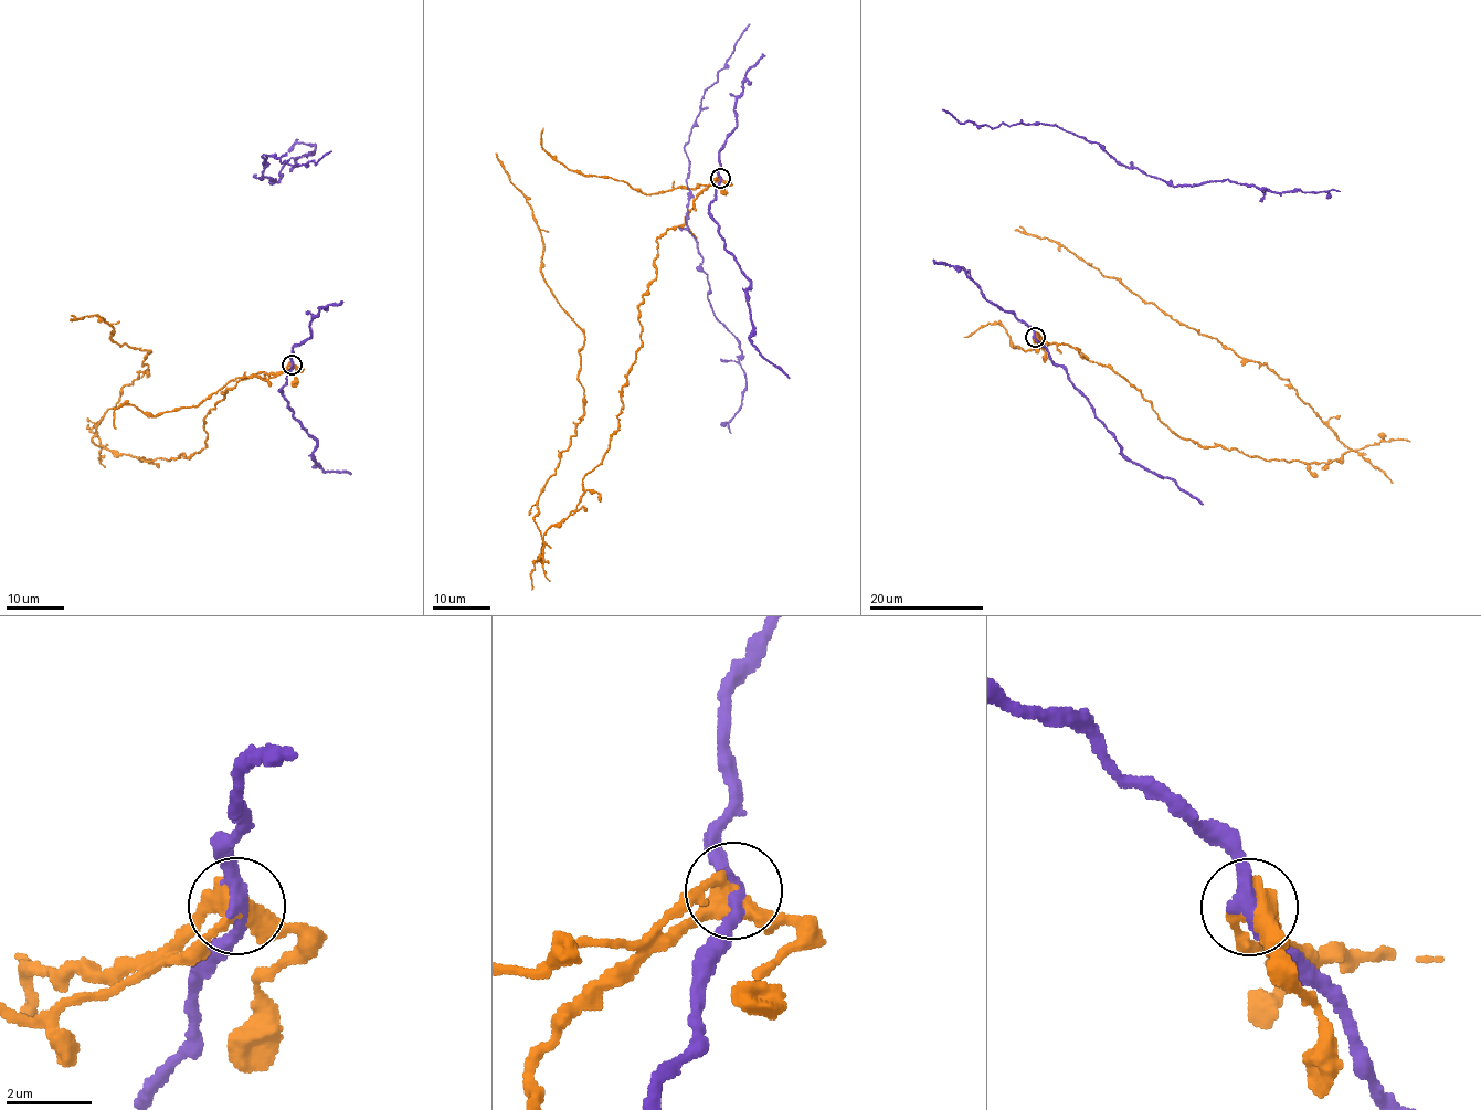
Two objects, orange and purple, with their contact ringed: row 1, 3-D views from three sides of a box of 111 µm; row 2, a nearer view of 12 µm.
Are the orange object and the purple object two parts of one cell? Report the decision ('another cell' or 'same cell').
another cell

